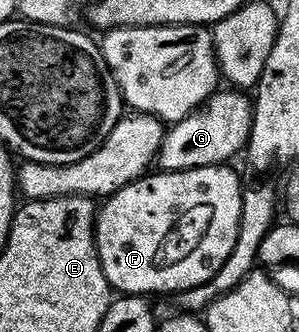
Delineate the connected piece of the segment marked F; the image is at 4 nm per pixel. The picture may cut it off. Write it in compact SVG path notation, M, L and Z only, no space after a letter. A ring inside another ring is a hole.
M228 164L204 165L183 171L153 171L116 189L97 211L97 254L110 290L121 295L176 295L210 281L235 247L241 226L243 184Z

